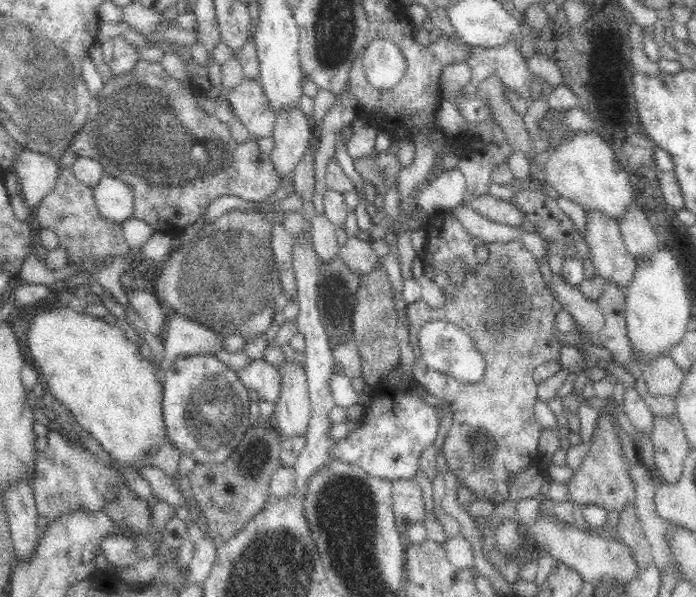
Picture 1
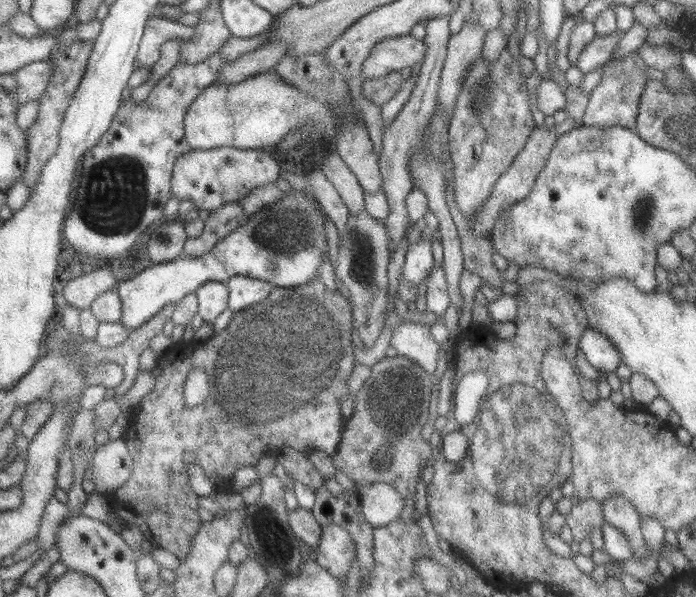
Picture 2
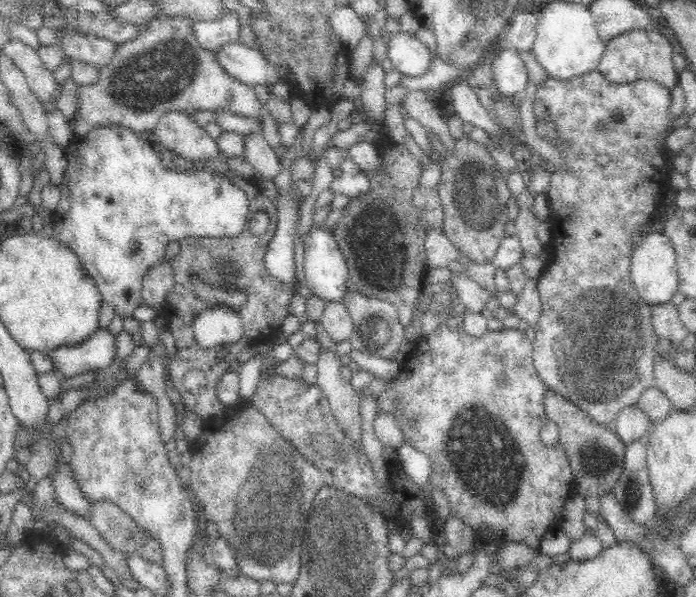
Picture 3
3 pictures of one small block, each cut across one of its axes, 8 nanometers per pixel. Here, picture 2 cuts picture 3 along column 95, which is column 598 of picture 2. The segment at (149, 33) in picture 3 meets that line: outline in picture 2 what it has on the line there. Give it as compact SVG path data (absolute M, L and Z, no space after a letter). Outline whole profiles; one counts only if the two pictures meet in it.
M638 52L626 54L622 60L607 62L602 70L602 78L596 88L589 94L583 116L583 126L608 129L612 127L636 128L640 95L646 90L648 64L638 56Z

